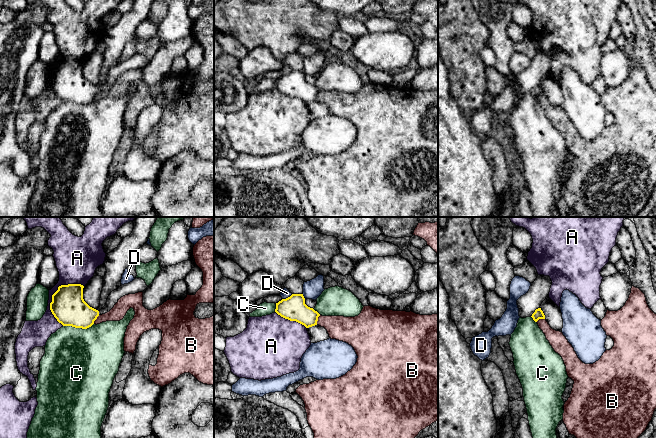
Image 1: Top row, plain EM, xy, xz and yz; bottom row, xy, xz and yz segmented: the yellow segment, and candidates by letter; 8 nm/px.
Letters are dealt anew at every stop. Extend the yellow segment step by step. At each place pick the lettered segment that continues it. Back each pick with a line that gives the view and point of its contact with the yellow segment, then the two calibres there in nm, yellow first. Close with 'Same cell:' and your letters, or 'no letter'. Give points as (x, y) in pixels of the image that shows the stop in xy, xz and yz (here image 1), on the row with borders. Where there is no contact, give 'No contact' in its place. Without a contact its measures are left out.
Same cell: no letter

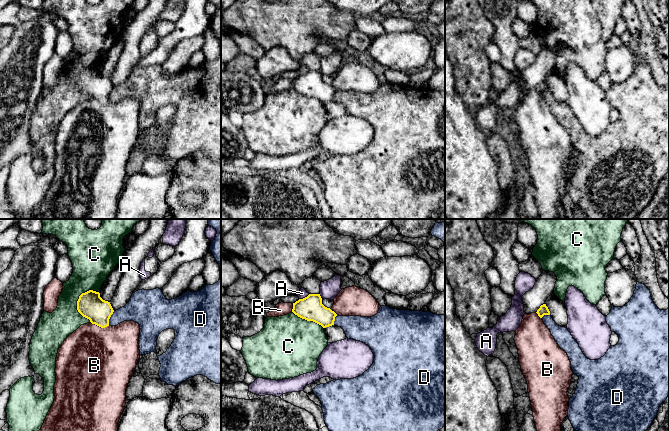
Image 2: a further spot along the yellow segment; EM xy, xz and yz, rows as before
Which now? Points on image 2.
Same cell: no letter

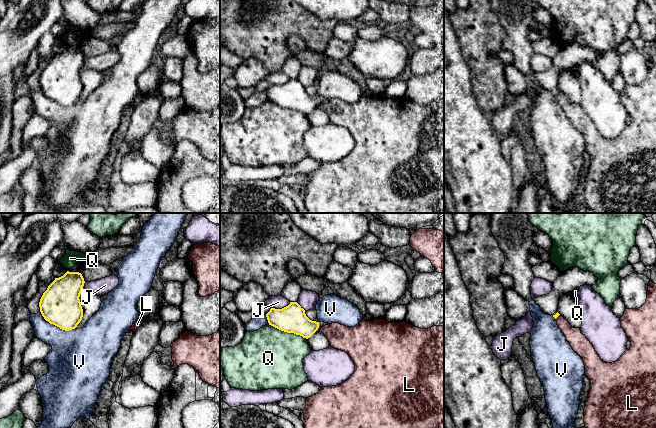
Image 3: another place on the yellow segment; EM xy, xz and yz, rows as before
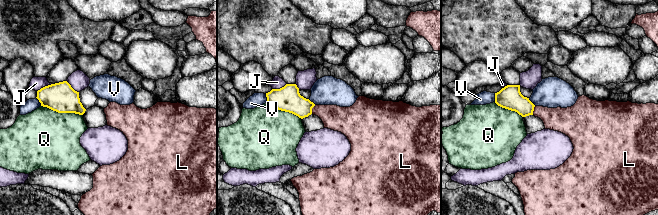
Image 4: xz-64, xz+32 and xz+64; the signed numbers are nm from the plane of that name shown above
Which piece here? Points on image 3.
Same cell: no letter

